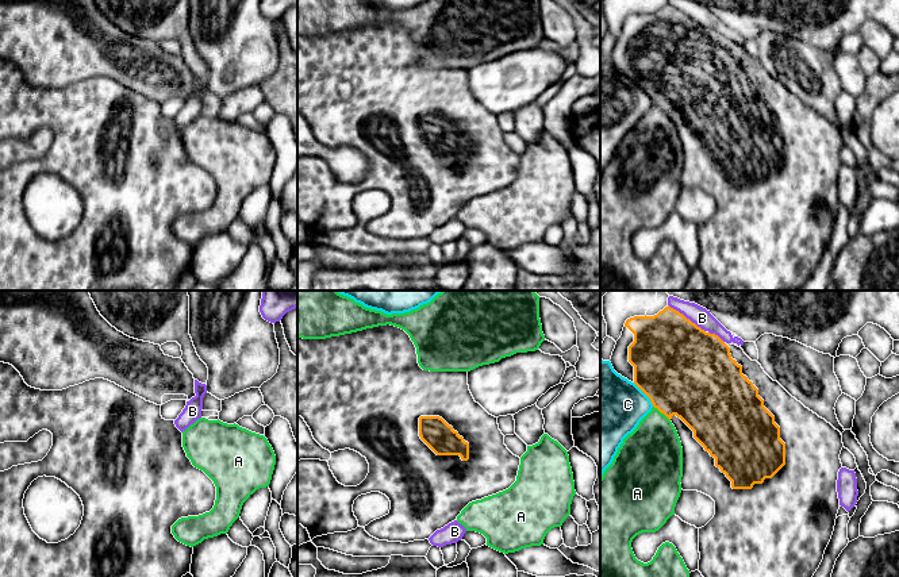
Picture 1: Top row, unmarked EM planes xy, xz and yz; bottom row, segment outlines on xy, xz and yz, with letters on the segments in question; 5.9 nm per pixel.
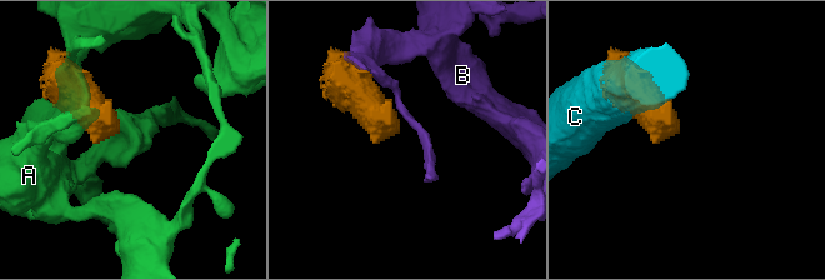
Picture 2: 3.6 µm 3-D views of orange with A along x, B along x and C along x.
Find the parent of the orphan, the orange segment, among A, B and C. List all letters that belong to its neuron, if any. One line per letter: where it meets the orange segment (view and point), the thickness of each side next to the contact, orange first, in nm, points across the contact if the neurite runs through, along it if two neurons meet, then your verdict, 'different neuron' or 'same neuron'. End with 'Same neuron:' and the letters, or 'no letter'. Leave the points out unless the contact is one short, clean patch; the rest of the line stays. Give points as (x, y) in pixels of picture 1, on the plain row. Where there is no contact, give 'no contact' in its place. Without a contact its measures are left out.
A: contact yz (661, 110); calibres 480 and 360 nm; different neuron
B: contact yz (686, 15); calibres 480 and 110 nm; different neuron
C: contact yz (645, 91); calibres 500 and 420 nm; different neuron
Same neuron: no letter

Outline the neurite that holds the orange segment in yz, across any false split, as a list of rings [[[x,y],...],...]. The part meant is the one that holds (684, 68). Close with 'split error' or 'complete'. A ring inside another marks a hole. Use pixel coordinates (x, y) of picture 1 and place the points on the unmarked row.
[[[665,4],[654,14],[634,14],[626,18],[621,35],[610,57],[614,68],[634,80],[675,123],[683,145],[683,188],[698,188],[715,199],[714,215],[699,226],[699,269],[708,285],[723,291],[799,291],[819,265],[831,236],[840,196],[837,189],[838,169],[842,165],[840,151],[842,132],[825,116],[792,95],[777,78],[773,78],[757,58],[752,58],[741,45],[723,39],[718,32],[706,30],[679,8]]] | split error

